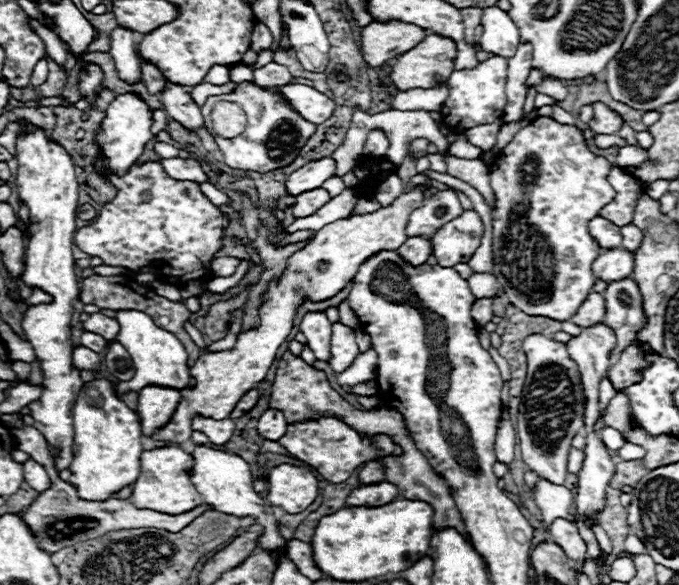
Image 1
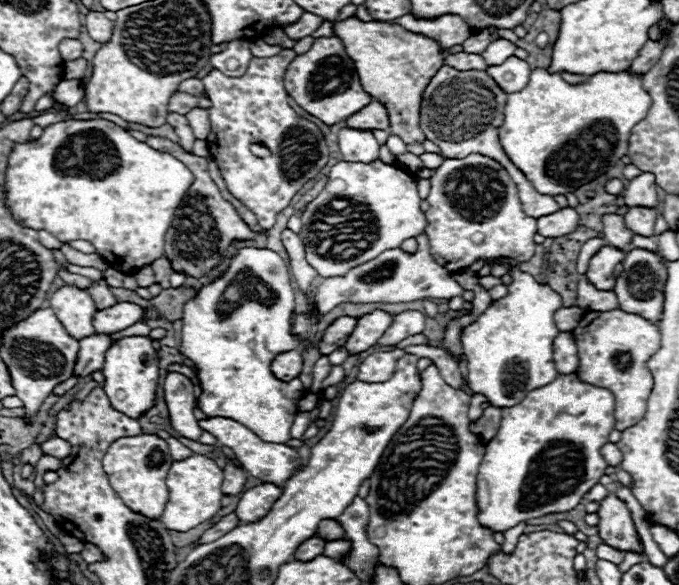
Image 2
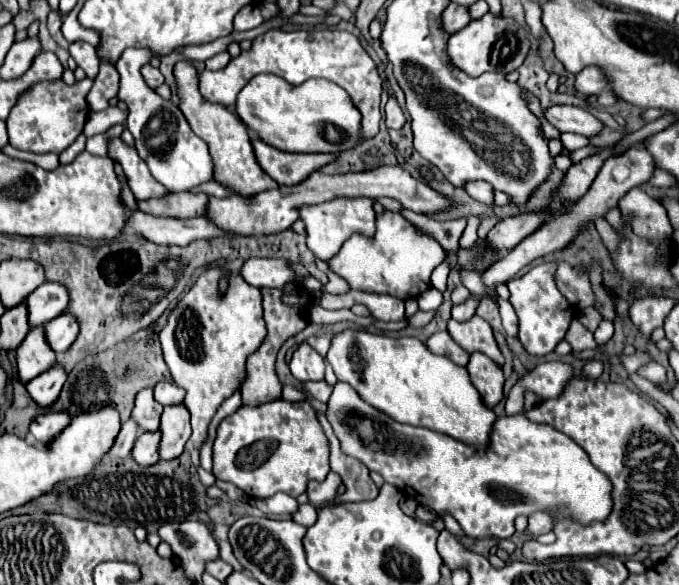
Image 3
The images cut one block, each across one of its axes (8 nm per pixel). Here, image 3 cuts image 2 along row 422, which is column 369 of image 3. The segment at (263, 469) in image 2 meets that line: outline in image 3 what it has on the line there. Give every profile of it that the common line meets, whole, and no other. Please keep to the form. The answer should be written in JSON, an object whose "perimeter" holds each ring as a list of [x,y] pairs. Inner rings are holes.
{"perimeter":[[[336,198],[318,206],[308,206],[300,210],[300,218],[306,222],[306,232],[308,232],[308,248],[320,258],[322,262],[328,262],[334,258],[340,250],[340,246],[352,236],[352,234],[362,234],[366,238],[372,238],[376,232],[376,214],[374,214],[374,200],[370,198]]]}

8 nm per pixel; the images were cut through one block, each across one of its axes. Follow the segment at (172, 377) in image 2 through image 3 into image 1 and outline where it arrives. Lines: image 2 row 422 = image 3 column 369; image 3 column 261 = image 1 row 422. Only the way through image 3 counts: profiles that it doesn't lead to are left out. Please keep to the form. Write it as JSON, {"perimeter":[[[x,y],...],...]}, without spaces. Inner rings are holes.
{"perimeter":[[[196,416],[196,418],[192,420],[192,430],[204,432],[212,444],[222,446],[222,444],[226,444],[226,442],[232,438],[232,434],[234,434],[234,420],[232,420],[232,418],[214,420],[214,418]]]}

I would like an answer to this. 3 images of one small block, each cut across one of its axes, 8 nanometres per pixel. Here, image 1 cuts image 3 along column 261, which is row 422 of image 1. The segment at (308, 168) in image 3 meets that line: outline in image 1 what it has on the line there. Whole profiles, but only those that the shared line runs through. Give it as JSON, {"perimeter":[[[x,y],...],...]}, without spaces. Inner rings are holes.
{"perimeter":[[[144,386],[138,392],[138,418],[142,424],[144,436],[150,436],[154,430],[162,428],[174,414],[180,402],[180,390],[164,386]]]}

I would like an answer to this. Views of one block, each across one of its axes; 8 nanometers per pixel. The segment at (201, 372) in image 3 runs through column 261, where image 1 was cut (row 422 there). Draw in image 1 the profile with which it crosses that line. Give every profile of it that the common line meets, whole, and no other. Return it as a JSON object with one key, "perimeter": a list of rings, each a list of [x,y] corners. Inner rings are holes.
{"perimeter":[[[320,416],[316,420],[306,422],[294,422],[288,424],[286,434],[278,440],[280,446],[284,446],[294,458],[310,464],[318,474],[322,474],[328,482],[340,484],[350,478],[350,474],[370,460],[378,460],[382,456],[400,454],[400,446],[392,442],[392,438],[376,434],[376,436],[360,436],[356,430],[352,430],[346,422],[340,422],[334,416]]]}

